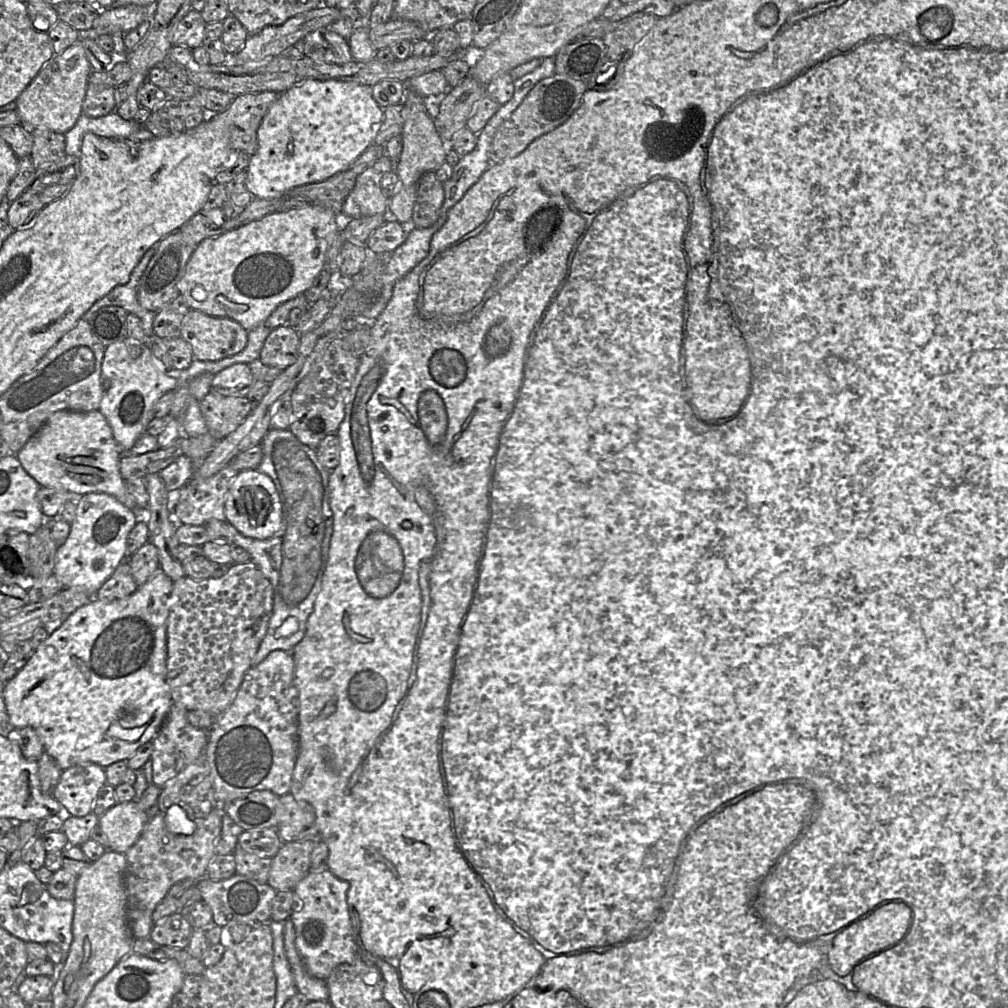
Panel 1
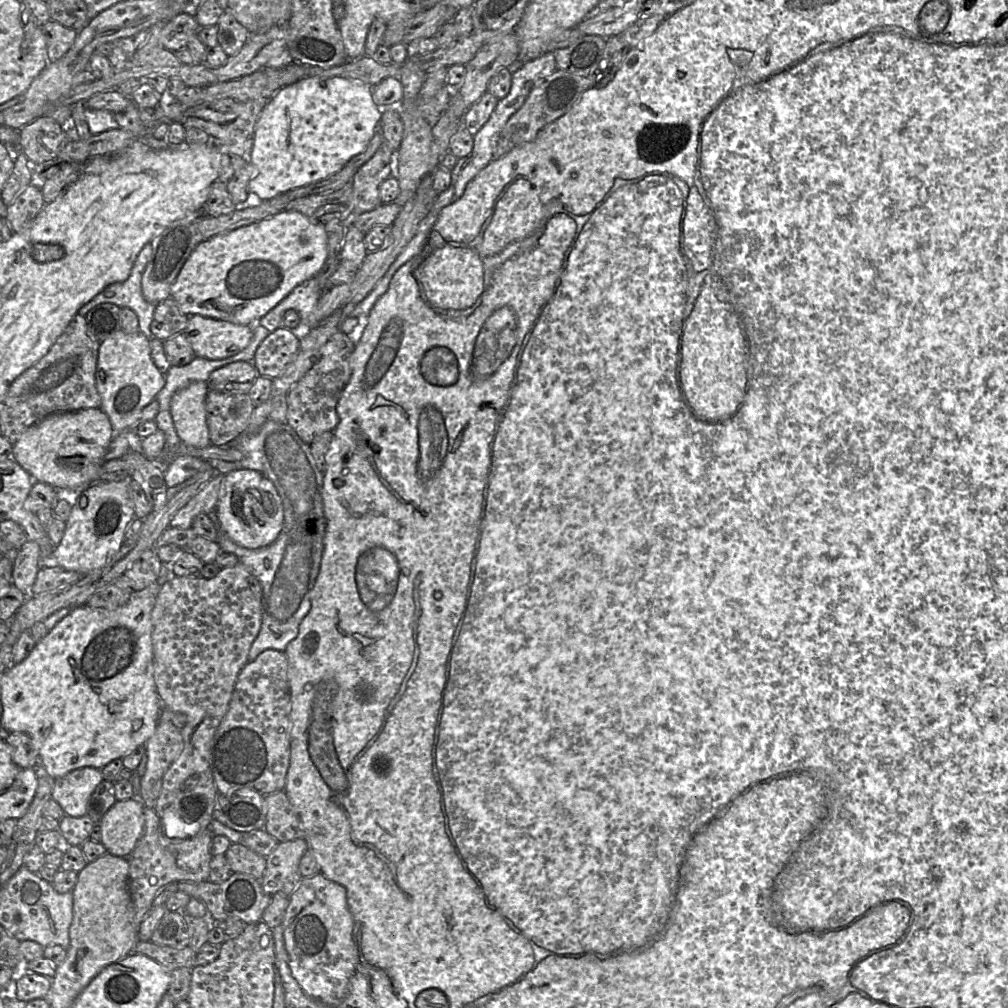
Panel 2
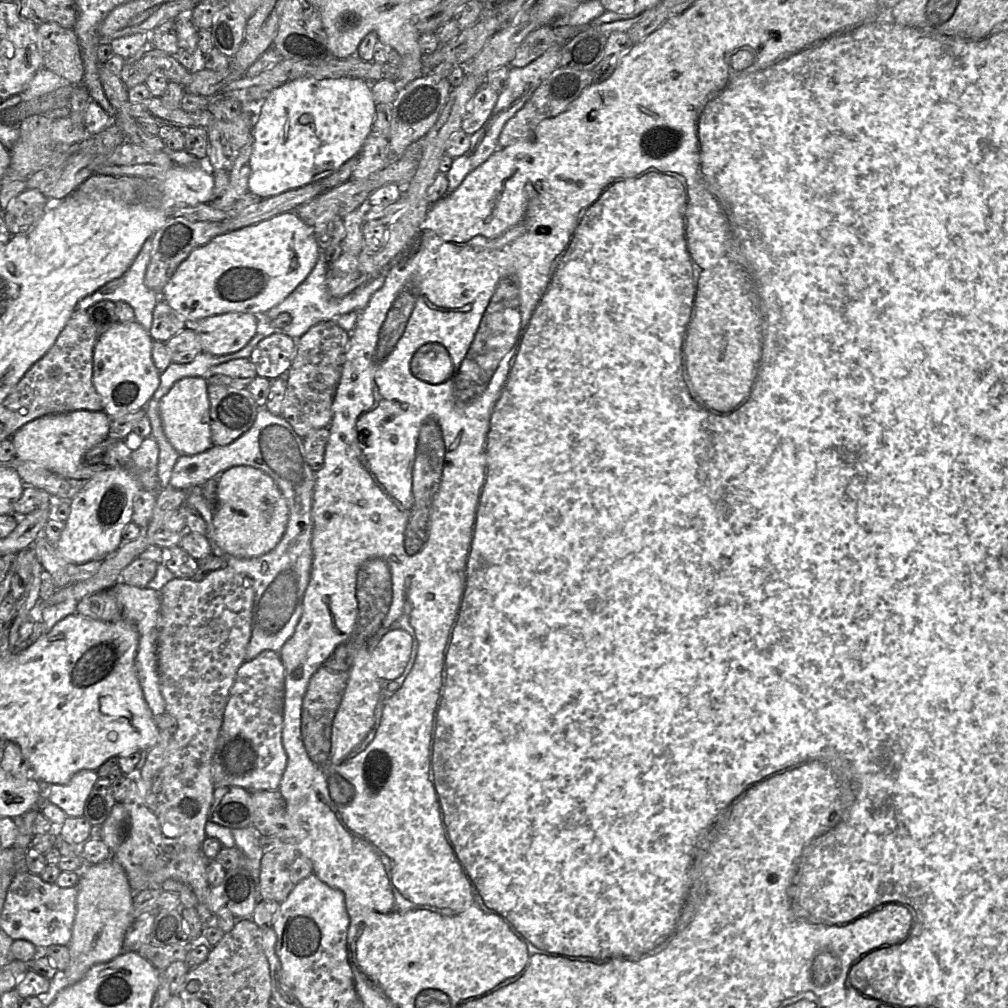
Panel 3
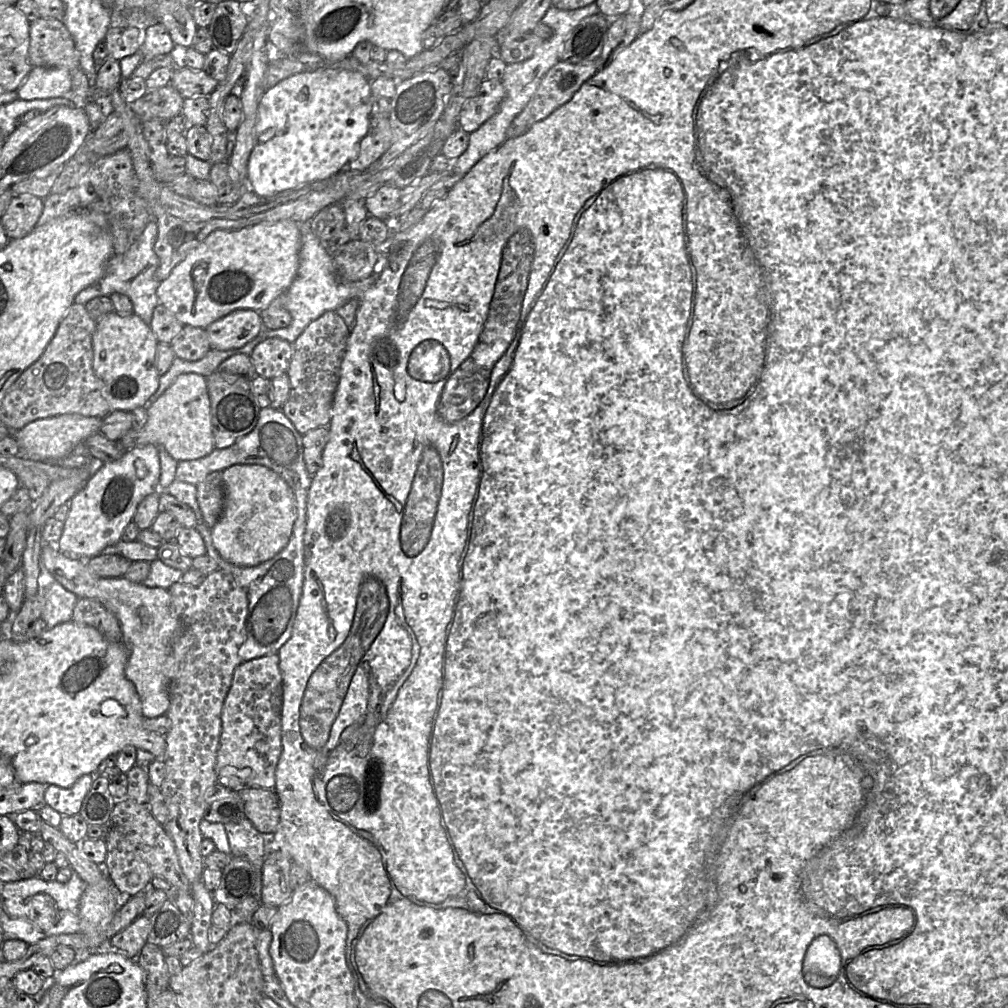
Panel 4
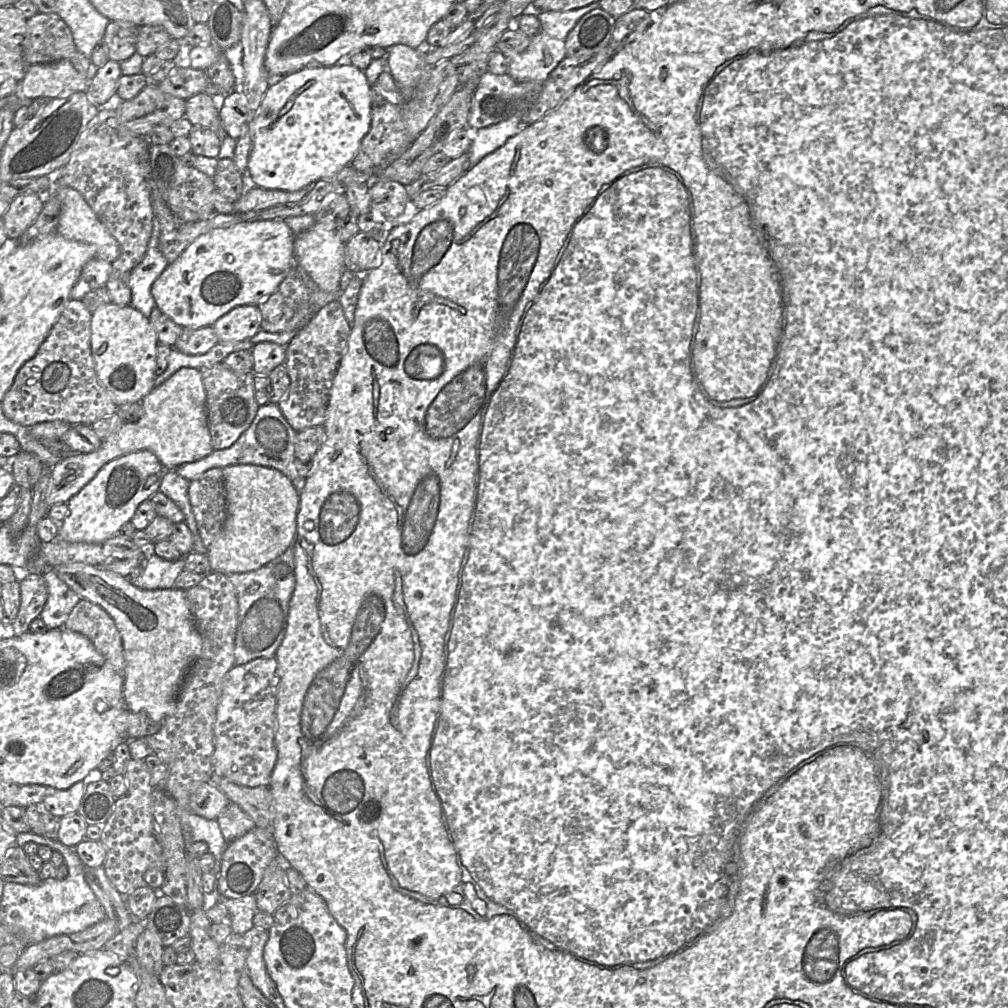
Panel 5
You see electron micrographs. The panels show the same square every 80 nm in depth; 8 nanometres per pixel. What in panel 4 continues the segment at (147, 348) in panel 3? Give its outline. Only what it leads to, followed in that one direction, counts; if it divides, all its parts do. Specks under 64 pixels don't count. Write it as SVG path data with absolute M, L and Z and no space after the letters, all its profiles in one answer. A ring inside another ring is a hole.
M113 311L99 321L93 335L93 369L112 411L144 407L159 386L156 367L158 340L151 327L135 313L121 316Z

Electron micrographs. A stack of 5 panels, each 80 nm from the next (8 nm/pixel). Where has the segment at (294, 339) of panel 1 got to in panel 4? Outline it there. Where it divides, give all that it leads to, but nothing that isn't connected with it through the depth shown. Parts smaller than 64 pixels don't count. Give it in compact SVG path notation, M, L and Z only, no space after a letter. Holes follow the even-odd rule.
M278 337L266 338L258 343L250 354L255 374L271 380L286 373L291 361L291 345Z

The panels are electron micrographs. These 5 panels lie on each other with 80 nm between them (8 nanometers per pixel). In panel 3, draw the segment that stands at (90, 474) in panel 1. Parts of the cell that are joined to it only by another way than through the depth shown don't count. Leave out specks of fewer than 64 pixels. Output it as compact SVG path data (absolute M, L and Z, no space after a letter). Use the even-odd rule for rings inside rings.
M88 410L56 413L36 418L22 426L11 436L11 440L16 450L15 457L23 461L36 463L60 475L76 472L84 465L85 453L107 439L110 421L111 419L104 411Z

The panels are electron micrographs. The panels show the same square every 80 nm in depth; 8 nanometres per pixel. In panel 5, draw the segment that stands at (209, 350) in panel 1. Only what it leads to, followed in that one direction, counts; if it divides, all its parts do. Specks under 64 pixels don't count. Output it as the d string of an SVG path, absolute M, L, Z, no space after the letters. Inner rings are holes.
M240 305L221 316L213 325L219 342L249 340L261 328L258 305Z

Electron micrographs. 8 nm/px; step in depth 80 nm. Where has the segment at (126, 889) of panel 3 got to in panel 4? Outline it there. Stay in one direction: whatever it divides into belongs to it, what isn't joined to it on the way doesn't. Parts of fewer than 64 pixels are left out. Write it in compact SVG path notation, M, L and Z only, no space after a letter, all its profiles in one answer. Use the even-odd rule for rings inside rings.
M107 875L95 885L87 885L80 898L78 931L85 937L86 946L74 950L73 963L80 963L94 954L116 952L107 938L107 927L129 898L130 895L122 894Z

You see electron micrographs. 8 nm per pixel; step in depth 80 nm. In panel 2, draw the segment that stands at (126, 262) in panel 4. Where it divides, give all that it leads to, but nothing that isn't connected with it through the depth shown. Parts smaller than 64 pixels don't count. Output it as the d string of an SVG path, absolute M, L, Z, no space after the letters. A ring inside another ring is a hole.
M151 241L146 243L139 252L129 277L122 282L115 282L105 287L100 293L84 304L78 313L86 316L93 307L102 303L113 303L120 308L132 309L139 321L139 331L147 338L152 338L150 329L154 317L155 306L145 300L142 294L141 280L152 253Z

